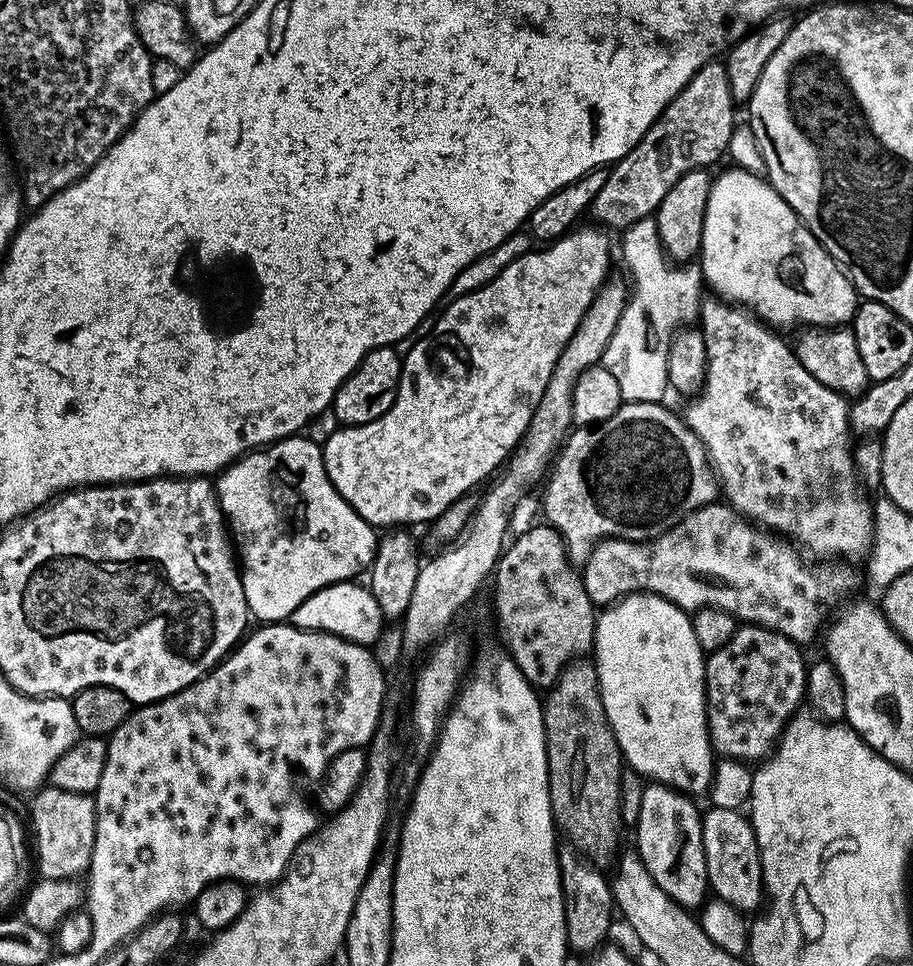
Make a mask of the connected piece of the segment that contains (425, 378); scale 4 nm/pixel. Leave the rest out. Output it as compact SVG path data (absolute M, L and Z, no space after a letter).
M577 227L575 230L563 235L559 240L553 240L541 252L529 250L525 256L520 256L494 282L466 294L462 298L451 301L448 309L436 320L429 336L424 336L412 349L402 356L400 369L400 385L394 406L382 418L365 424L337 427L335 434L322 446L324 465L330 482L338 490L338 494L346 503L362 517L365 522L373 526L379 524L392 524L388 526L408 526L404 524L420 524L423 520L435 521L437 516L443 514L449 506L456 501L465 499L475 484L480 484L492 471L495 473L507 461L508 457L516 451L517 444L524 437L524 431L530 426L530 418L542 402L542 390L546 390L546 382L550 382L550 374L554 374L554 366L558 362L558 354L570 342L574 330L586 314L590 302L596 297L596 292L609 279L608 272L608 240L599 227Z

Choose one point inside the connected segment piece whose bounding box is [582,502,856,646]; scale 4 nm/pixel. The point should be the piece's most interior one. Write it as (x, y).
(713, 558)

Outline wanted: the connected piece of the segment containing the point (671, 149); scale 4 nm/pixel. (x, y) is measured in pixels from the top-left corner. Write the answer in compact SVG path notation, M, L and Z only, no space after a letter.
M703 64L690 82L666 106L666 110L646 130L644 137L626 155L611 165L606 186L598 190L590 209L597 225L605 229L629 228L634 222L647 220L670 194L670 186L696 168L707 169L728 151L736 128L737 101L730 94L730 78L724 64Z

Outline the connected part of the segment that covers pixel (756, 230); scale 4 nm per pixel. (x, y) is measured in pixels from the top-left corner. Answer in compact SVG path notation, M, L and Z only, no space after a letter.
M728 166L712 181L698 263L705 285L713 288L719 299L743 306L769 326L800 324L830 328L847 325L856 315L858 293L852 281L841 272L840 265L830 258L822 242L800 221L799 214L784 201L782 194L763 175L744 168Z

